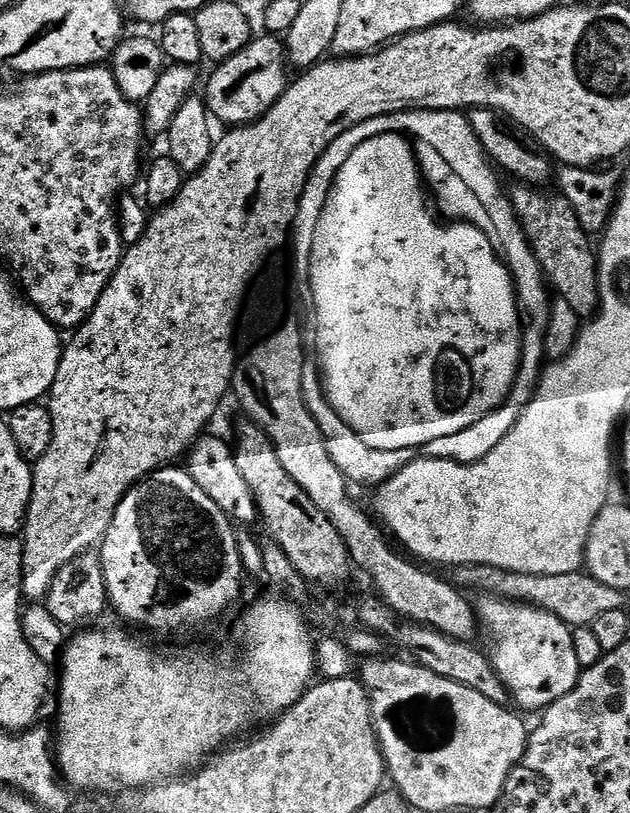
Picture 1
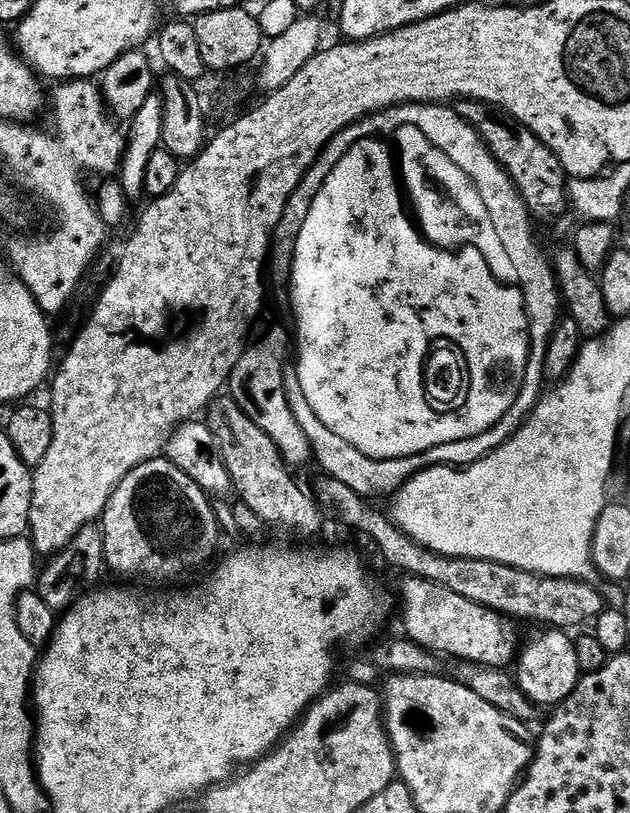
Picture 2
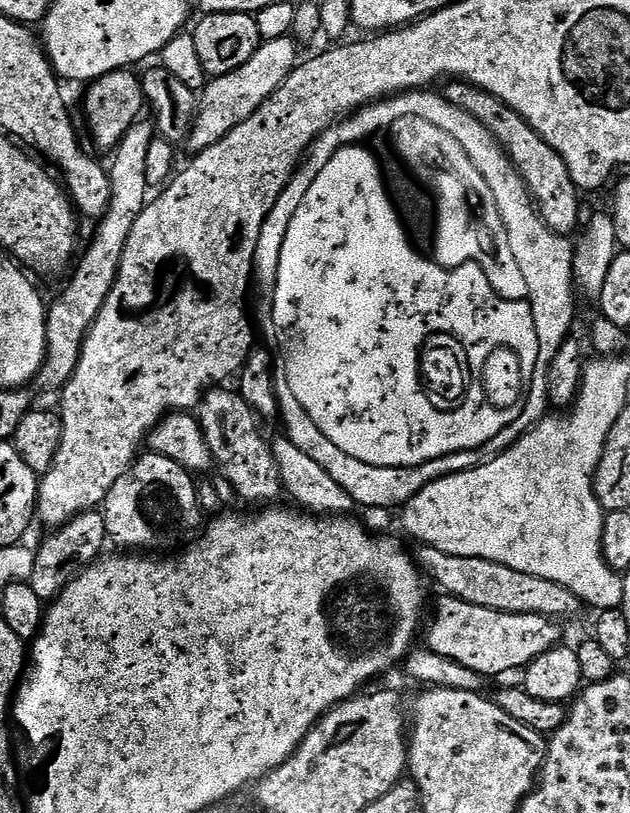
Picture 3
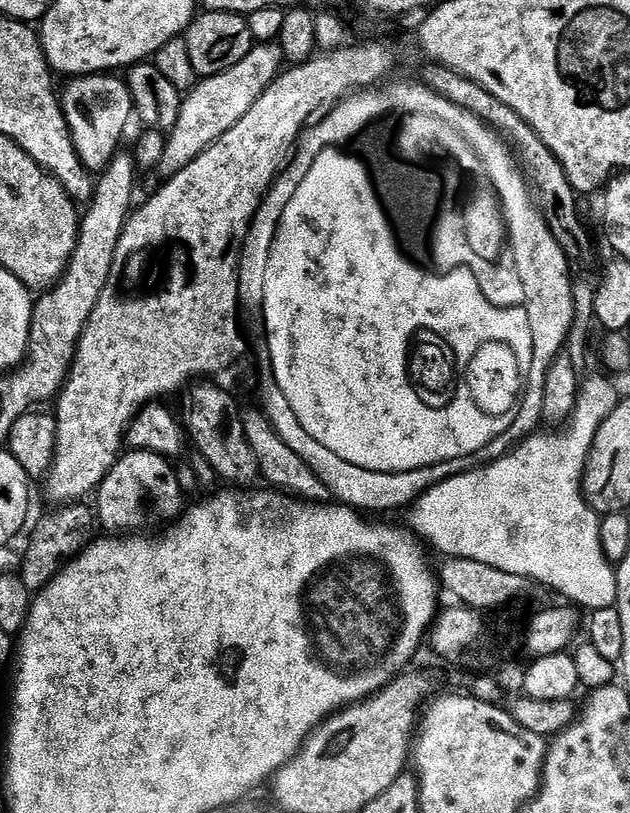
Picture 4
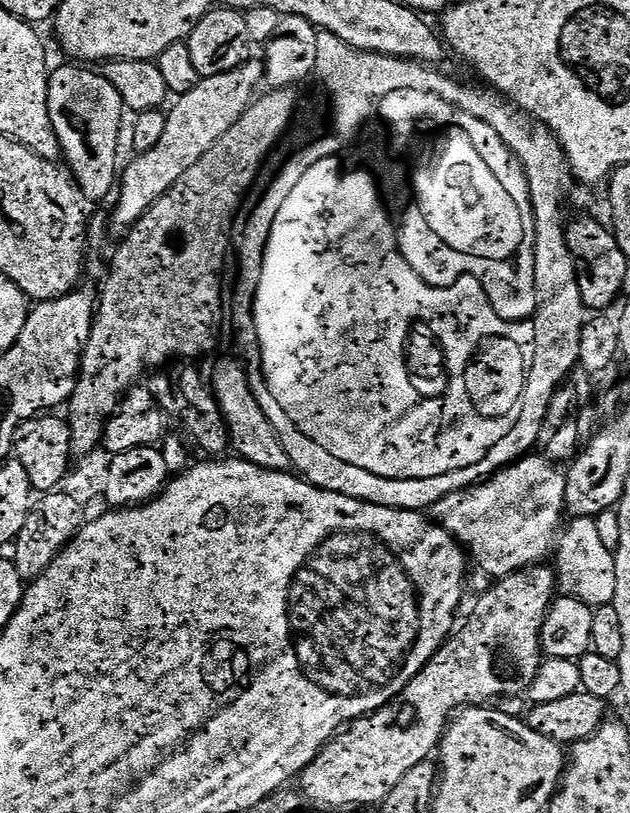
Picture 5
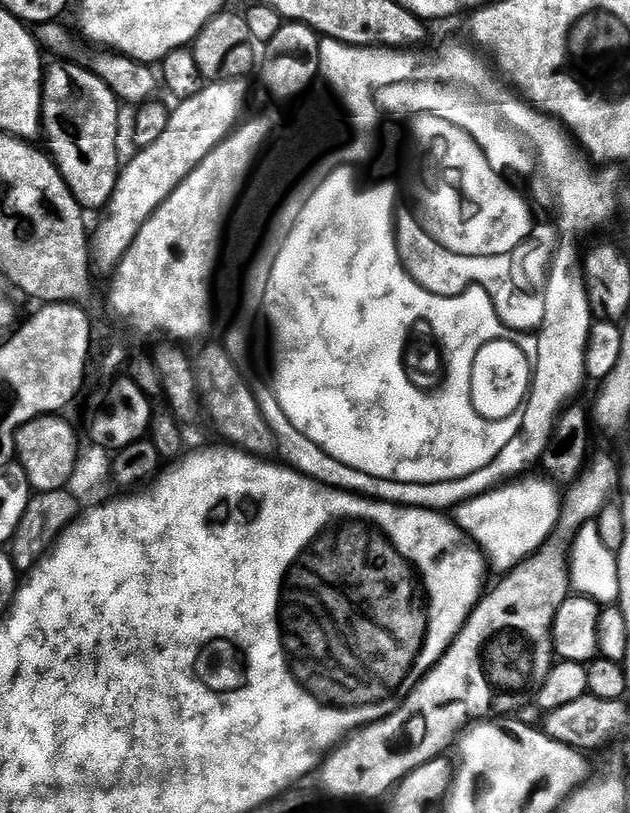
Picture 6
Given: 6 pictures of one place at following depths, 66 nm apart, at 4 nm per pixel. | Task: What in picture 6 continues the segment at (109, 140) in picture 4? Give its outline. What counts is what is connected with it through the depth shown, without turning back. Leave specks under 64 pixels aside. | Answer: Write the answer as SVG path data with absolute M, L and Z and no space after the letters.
M52 62L47 65L44 73L44 119L42 121L42 136L43 139L48 139L47 151L50 153L52 160L55 161L56 168L61 172L62 178L68 183L74 198L77 199L77 202L84 210L90 210L90 208L103 209L107 206L111 202L116 183L119 181L122 169L122 159L120 160L120 108L122 108L121 101L117 99L110 86L102 78L96 77L94 73L80 68L76 64L67 62Z

